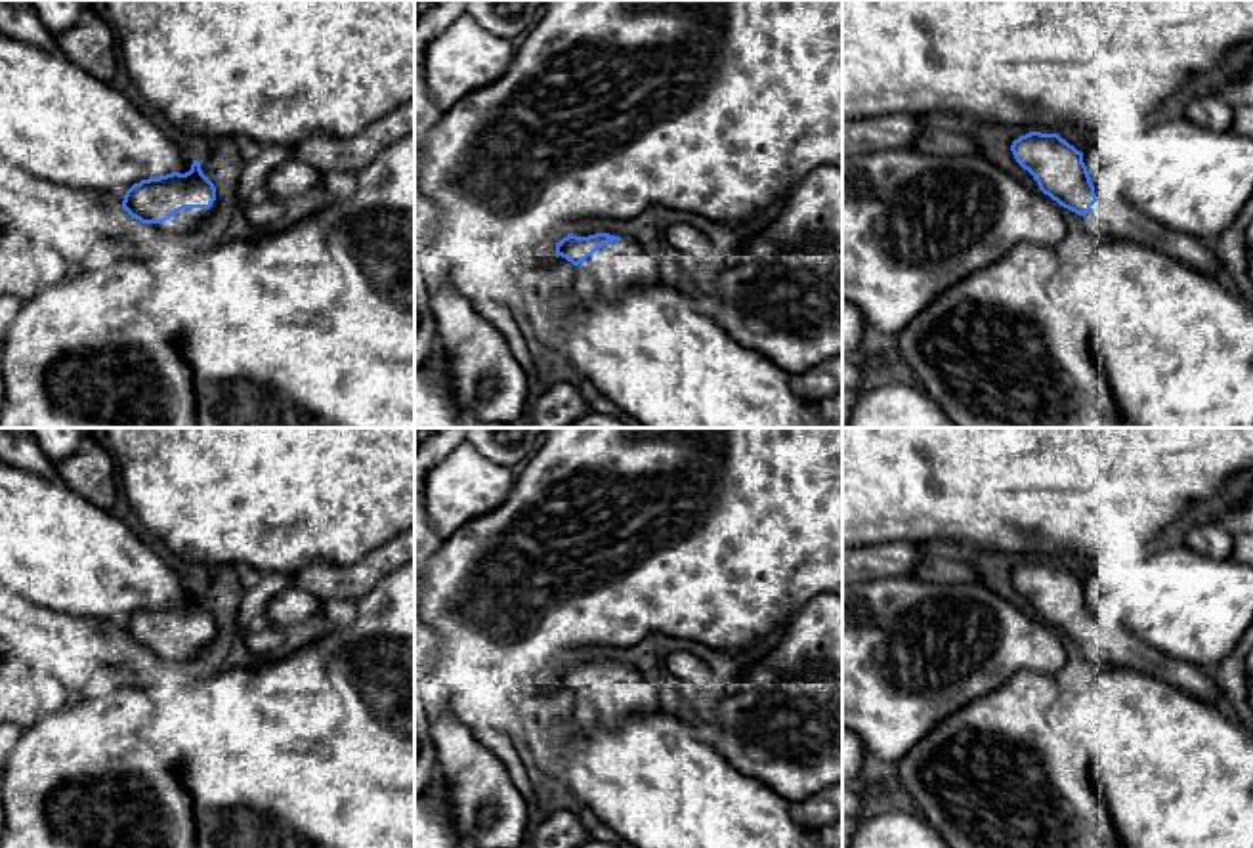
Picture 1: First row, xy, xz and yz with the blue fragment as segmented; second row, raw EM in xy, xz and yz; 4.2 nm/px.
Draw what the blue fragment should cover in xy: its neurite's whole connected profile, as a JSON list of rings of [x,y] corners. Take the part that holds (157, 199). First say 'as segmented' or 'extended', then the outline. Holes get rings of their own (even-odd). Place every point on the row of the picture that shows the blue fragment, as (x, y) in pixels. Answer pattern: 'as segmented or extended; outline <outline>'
extended; outline [[[193,160],[185,174],[172,172],[134,183],[122,201],[122,208],[141,223],[157,223],[162,231],[185,229],[210,214],[216,201],[214,183]]]

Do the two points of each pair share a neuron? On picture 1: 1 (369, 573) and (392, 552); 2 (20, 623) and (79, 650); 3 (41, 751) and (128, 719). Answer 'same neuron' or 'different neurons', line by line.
1: same neuron
2: same neuron
3: same neuron

